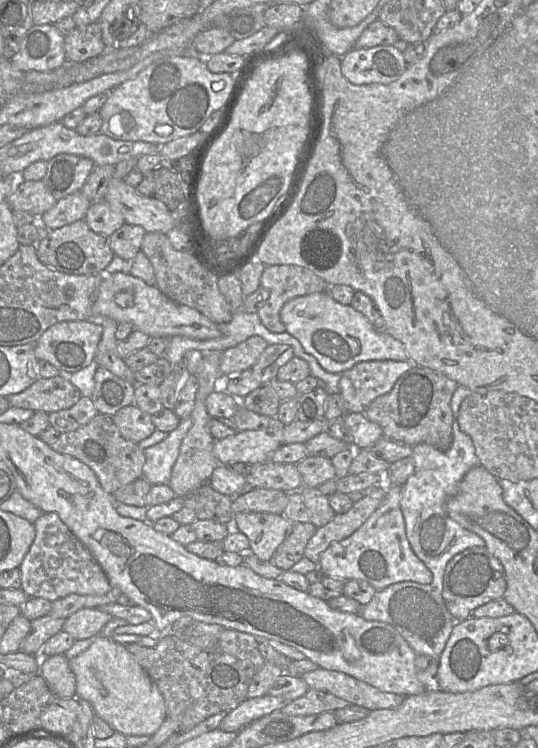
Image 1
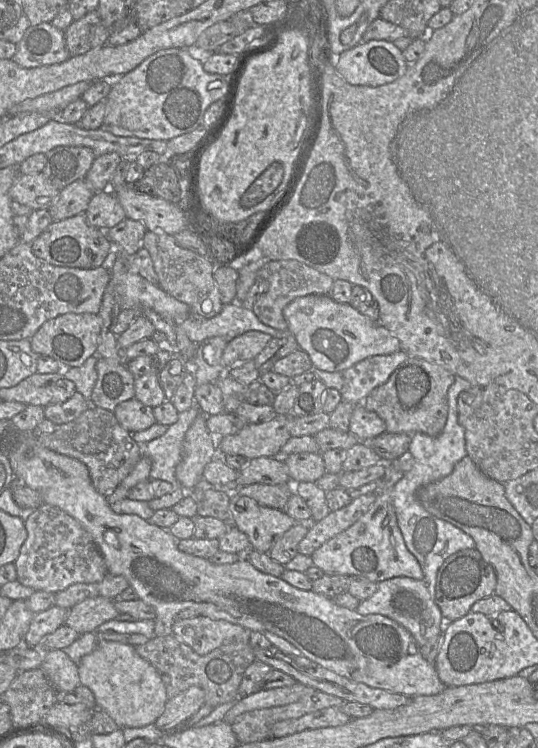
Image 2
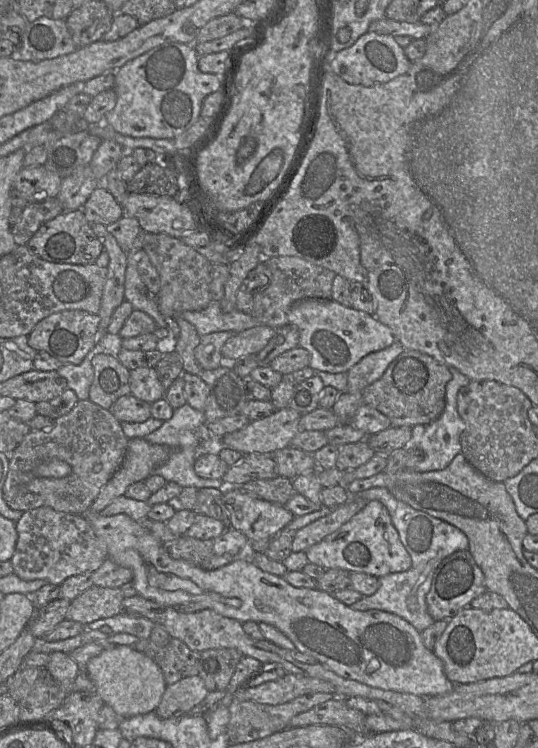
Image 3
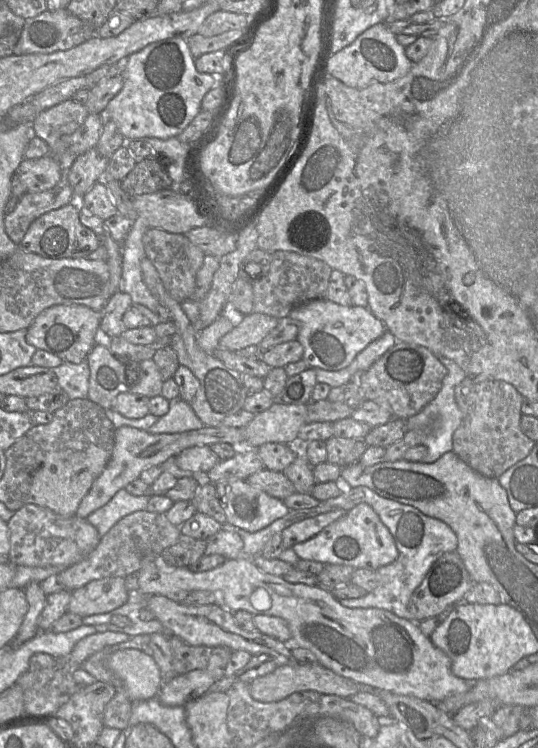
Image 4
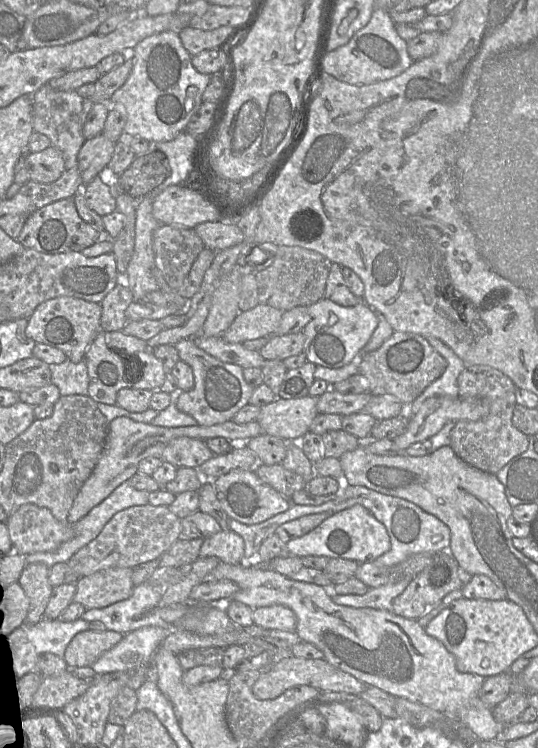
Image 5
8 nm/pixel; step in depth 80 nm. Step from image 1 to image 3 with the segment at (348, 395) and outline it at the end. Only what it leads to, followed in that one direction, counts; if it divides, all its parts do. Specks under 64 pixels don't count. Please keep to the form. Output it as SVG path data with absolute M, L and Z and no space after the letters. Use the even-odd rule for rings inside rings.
M395 341L391 346L363 357L347 372L346 391L362 393L368 385L382 377L389 364L404 350L402 344Z

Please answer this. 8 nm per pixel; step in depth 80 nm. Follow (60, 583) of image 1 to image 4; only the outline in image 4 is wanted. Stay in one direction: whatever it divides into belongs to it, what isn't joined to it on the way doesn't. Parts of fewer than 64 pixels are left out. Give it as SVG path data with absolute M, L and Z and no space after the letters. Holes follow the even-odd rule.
M26 504L7 522L9 528L9 561L17 566L70 567L89 555L99 544L96 528L86 519L64 517L47 507Z

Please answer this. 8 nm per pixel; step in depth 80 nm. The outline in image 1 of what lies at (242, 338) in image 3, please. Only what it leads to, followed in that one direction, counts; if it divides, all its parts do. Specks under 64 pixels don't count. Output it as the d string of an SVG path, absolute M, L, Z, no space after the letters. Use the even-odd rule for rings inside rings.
M251 336L240 344L228 348L222 354L220 369L223 375L233 376L251 369L267 347L260 336Z

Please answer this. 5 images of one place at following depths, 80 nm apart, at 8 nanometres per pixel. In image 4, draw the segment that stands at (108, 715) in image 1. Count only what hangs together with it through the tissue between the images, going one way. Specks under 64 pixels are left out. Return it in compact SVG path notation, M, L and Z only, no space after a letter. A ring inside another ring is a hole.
M134 649L116 651L108 657L107 667L122 680L132 702L158 696L163 679L149 653Z

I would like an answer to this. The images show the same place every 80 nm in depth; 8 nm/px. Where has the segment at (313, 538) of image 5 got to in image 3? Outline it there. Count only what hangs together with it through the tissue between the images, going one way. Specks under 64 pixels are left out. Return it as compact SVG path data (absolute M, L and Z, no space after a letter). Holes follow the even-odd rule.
M377 500L369 501L338 530L307 548L305 554L310 563L326 570L341 569L351 573L365 573L377 578L407 571L412 565L411 556L402 544L388 510Z

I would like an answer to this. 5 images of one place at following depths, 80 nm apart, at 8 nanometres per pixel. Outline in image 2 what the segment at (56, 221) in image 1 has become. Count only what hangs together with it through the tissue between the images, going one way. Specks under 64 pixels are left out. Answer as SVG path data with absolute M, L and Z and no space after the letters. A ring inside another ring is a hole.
M85 178L79 179L60 191L49 208L53 221L60 221L78 214L84 214L94 192Z

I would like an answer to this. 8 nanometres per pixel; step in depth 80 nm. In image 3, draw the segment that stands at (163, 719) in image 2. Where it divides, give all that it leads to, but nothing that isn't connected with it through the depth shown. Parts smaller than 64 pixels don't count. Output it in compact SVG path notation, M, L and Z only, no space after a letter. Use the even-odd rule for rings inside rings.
M190 676L167 685L155 710L161 718L179 717L199 709L209 691L199 676Z

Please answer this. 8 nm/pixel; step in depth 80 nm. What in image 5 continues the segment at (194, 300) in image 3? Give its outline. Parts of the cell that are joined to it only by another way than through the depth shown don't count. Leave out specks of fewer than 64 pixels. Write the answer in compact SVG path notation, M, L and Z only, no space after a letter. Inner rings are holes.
M160 225L153 233L156 268L173 290L178 289L204 249L202 239L194 229Z

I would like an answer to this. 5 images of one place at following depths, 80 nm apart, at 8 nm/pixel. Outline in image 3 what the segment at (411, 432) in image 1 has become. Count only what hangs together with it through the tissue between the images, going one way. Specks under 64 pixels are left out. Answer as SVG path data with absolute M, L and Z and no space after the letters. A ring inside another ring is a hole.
M405 349L389 364L380 379L362 391L363 402L387 416L391 427L429 424L445 408L446 384L450 379L446 365L425 353Z

